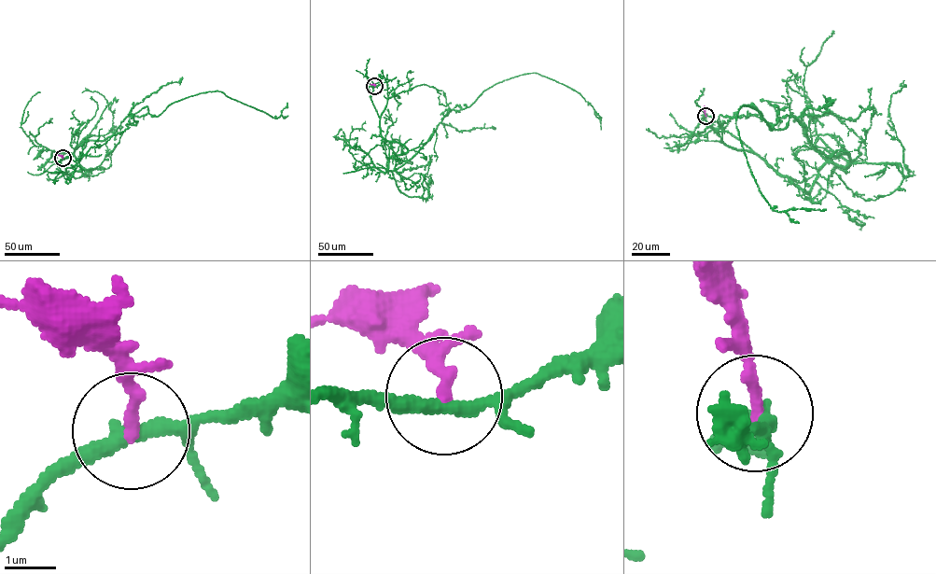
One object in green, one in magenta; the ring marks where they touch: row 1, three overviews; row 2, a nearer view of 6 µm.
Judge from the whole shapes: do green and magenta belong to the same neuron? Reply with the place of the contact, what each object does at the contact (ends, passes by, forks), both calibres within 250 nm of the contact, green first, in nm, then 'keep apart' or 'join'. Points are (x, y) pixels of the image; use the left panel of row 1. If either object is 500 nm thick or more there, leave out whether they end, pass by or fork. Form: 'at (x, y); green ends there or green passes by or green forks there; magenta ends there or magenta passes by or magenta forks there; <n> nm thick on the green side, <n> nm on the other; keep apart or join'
at (62, 158); green forks there; magenta ends there; 240 nm thick on the green side, 220 nm on the other; keep apart

